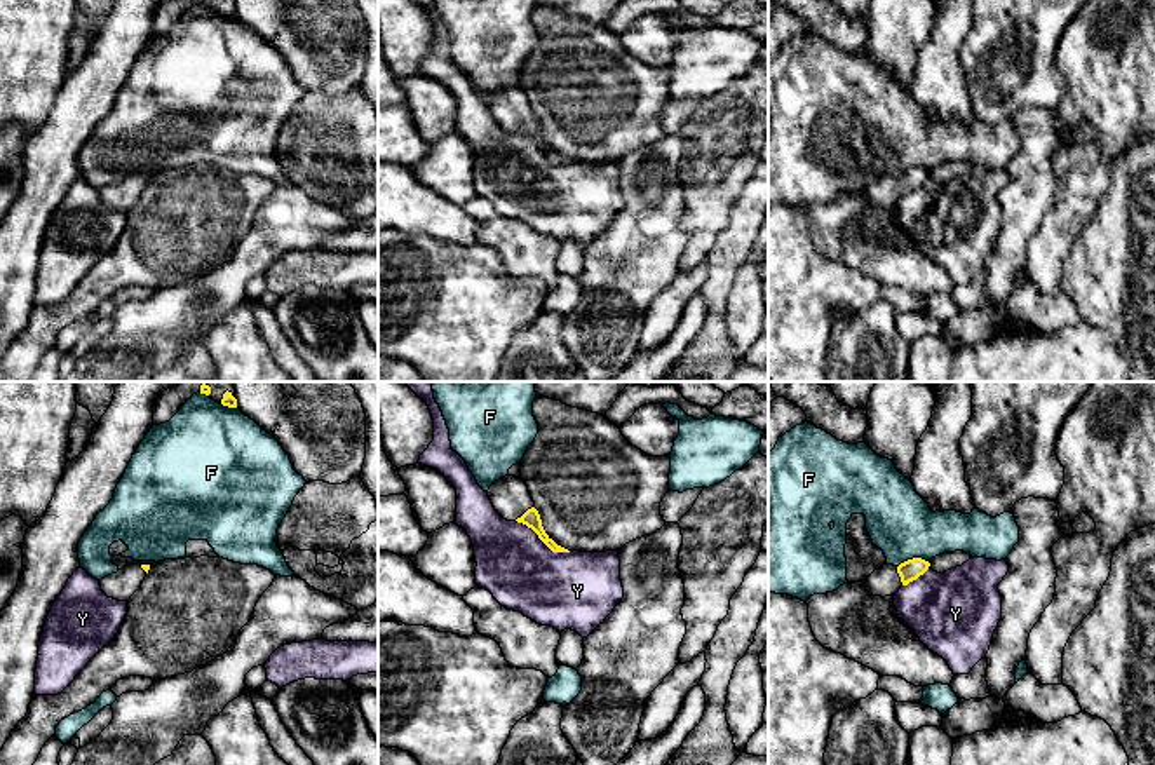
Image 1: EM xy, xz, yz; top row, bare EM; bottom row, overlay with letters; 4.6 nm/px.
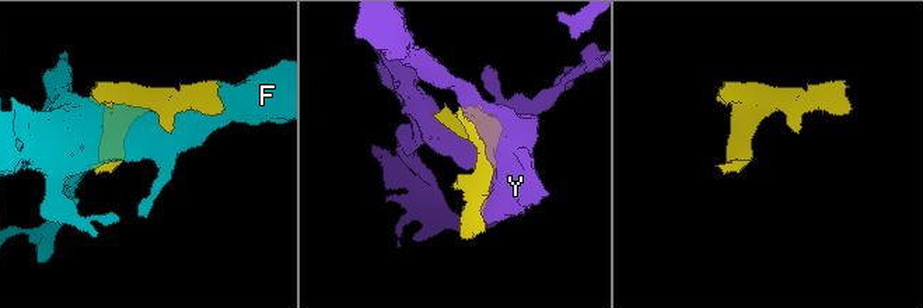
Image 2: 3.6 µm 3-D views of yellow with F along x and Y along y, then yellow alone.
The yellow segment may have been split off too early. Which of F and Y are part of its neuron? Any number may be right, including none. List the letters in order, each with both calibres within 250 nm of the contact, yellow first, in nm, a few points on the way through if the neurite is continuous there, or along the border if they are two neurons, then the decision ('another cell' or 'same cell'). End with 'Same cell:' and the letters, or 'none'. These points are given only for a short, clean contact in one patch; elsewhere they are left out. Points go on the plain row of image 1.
F: 100/300 nm | another cell
Y: 80/360 nm | another cell
Same cell: none

